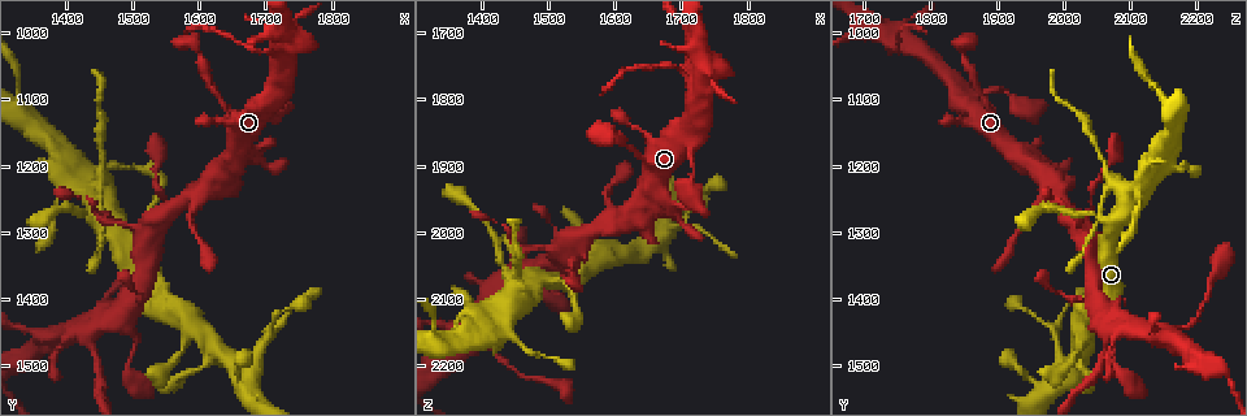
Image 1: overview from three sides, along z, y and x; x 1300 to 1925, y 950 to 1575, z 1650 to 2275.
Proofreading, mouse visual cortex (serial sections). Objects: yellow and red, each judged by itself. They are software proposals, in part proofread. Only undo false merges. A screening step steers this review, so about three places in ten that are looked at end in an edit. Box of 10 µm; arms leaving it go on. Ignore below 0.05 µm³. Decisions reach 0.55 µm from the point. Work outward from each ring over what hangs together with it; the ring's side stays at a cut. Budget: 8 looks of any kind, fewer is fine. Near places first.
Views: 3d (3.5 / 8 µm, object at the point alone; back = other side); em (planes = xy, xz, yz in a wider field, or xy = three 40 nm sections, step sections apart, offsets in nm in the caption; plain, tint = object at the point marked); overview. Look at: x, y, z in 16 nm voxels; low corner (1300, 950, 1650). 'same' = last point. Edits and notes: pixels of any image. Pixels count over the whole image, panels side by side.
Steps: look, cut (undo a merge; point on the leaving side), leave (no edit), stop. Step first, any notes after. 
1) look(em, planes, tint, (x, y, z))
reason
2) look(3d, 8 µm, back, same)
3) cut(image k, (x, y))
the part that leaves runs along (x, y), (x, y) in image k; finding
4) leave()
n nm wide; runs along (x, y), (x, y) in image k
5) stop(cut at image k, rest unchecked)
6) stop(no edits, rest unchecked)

look(3d, 3.5 µm, (1545, 1275, 2015))
four arms meet

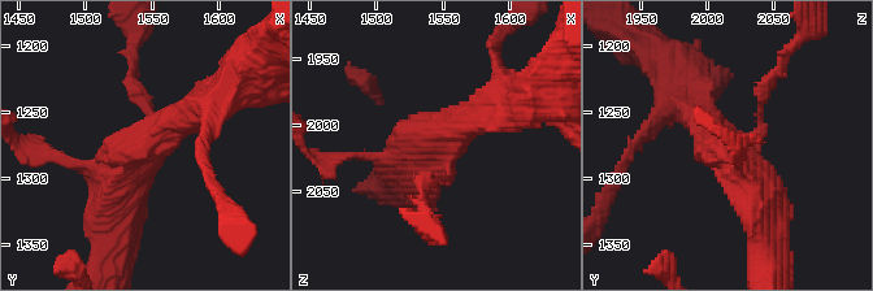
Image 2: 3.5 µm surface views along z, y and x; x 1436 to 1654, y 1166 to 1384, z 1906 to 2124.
look(em, xy, step 5, plain, (1546, 1276, 2012))
4 arms; arms of 100, 150, 400, 500 nm

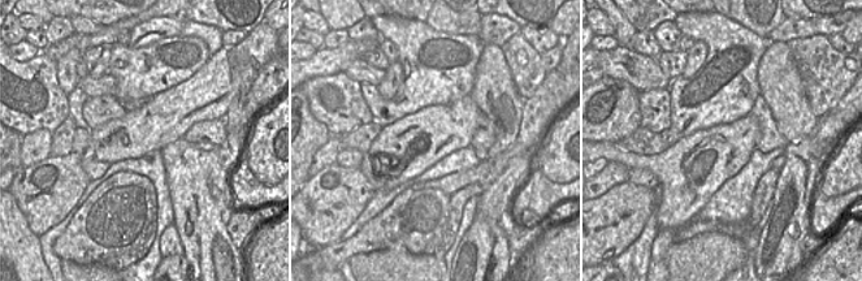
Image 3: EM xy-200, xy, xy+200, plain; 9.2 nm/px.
look(em, xy, step 5, tint, same)

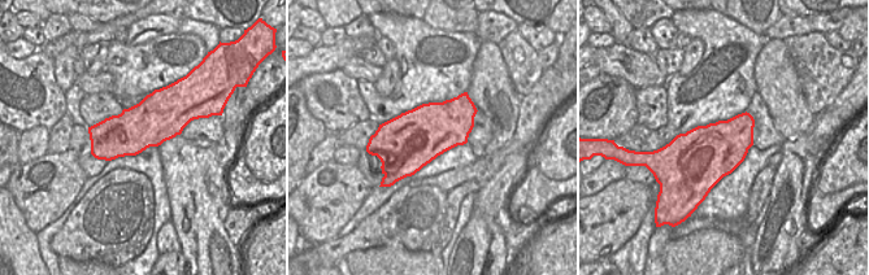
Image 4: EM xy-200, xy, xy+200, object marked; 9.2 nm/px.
leave()
runs along (212, 101), (133, 157), (121, 217) in image 2; all the same cell

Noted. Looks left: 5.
look(3d, 3.5 µm, (1425, 1440, 2085))
calibre changes

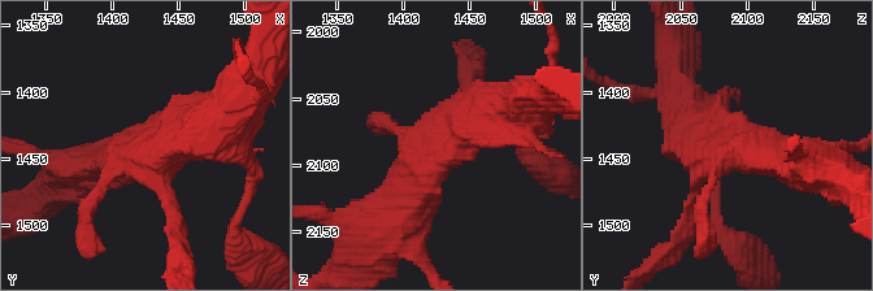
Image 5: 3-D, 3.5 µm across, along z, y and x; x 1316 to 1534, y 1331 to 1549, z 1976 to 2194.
look(em, xy, step 3, tint, (1428, 1438, 2084))
shape alone is not enough

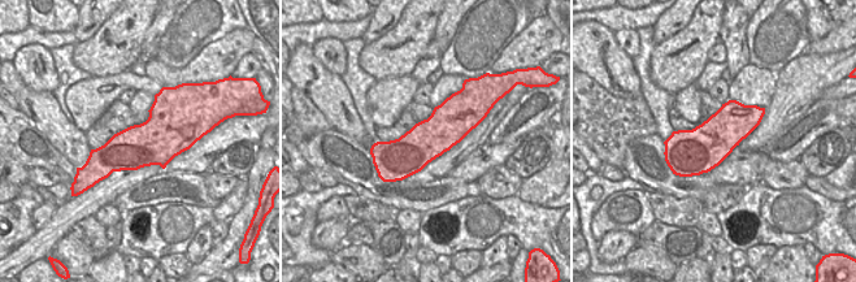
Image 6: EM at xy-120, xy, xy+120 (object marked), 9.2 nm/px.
cut(image 5, (182, 227))
the part that leaves runs along (160, 182), (189, 269) in image 5; a second cell is stuck on

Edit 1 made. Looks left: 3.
look(overview)
redraw

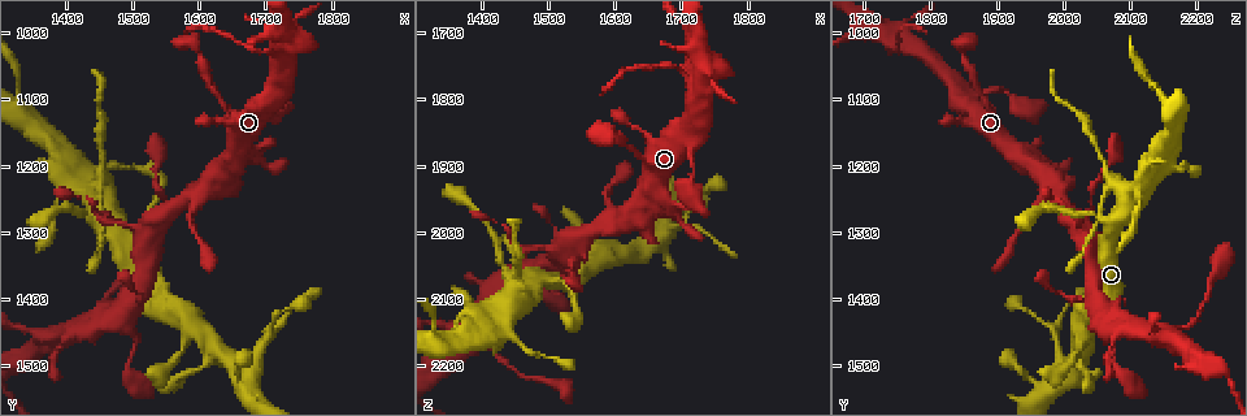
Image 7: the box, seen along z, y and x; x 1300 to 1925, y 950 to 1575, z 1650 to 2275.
look(3d, 8 µm, (1450, 1220, 2070))
sudden change in width

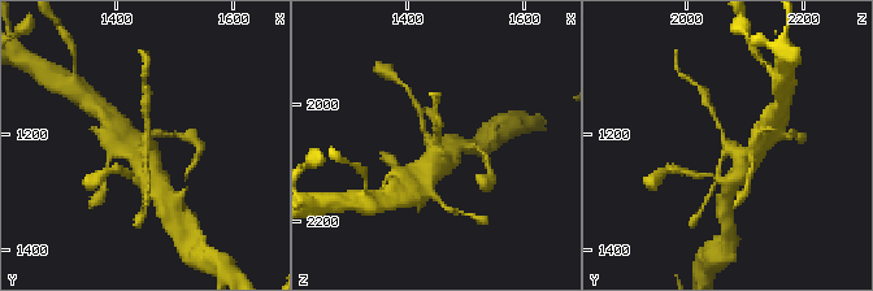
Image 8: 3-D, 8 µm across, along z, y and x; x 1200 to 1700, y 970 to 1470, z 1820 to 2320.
look(em, xy, step 1, tint, same)
need the tissue

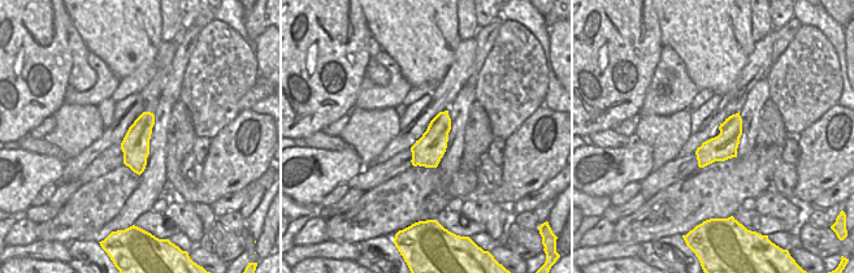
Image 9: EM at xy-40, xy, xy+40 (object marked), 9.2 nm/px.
cut(image 8, (146, 199))
280 nm wide; the part that leaves runs along (144, 150), (148, 131), (146, 100) in image 8; a second cell is stuck on

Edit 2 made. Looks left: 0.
stop(cut at image 5, cut at image 8, rest unchecked)

